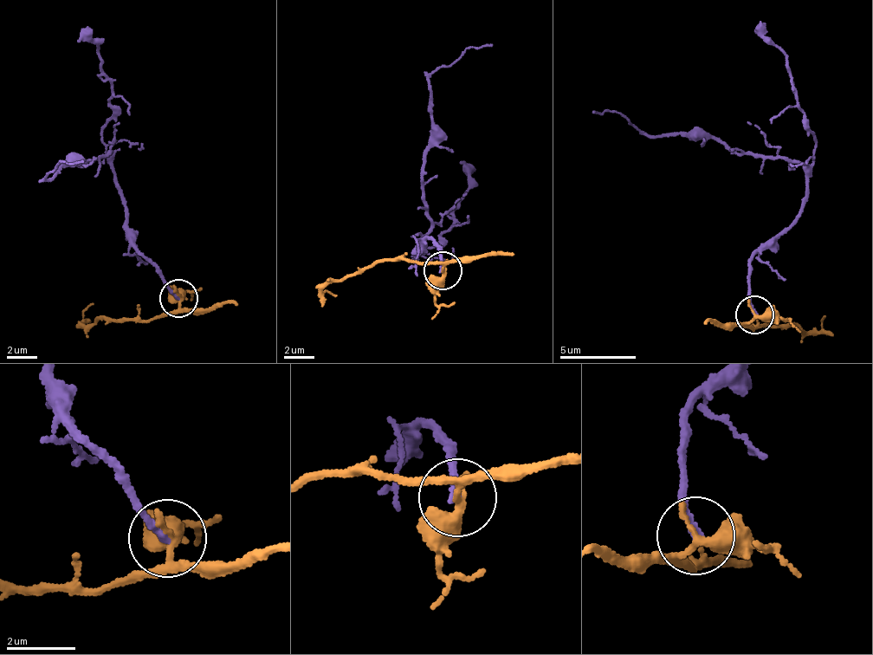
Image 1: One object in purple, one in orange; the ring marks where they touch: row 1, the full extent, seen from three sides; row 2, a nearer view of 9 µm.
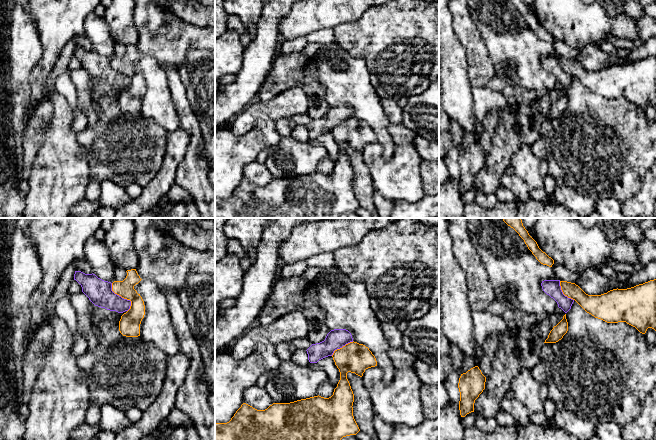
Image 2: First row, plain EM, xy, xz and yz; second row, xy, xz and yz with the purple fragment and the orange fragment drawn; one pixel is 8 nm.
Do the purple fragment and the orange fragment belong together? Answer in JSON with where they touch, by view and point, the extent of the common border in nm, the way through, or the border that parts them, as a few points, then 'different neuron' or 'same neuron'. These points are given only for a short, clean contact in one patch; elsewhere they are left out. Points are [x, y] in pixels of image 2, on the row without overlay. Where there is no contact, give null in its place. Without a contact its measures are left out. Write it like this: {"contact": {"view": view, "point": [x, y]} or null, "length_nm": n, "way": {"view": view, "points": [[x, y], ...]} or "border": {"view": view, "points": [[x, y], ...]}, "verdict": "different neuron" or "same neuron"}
{"contact": {"view": "xy", "point": [123, 74]}, "length_nm": 260, "border": {"view": "xy", "points": [[111, 59], [115, 69], [130, 77], [127, 87]]}, "verdict": "different neuron"}

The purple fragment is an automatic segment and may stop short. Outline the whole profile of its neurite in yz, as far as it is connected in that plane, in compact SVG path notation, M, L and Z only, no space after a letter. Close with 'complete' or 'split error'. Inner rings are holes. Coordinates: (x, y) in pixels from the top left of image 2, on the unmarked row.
M544 56L541 62L566 89L568 98L567 109L552 121L547 135L553 156L565 173L564 184L596 201L616 199L624 202L635 196L641 189L645 174L656 161L656 122L648 121L645 111L626 98L607 99L587 89L575 76L563 70L560 56Z | split error

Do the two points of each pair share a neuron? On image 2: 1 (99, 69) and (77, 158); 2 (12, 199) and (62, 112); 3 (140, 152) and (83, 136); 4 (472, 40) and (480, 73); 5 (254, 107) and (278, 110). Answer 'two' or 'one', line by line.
1: two
2: two
3: one
4: one
5: one

